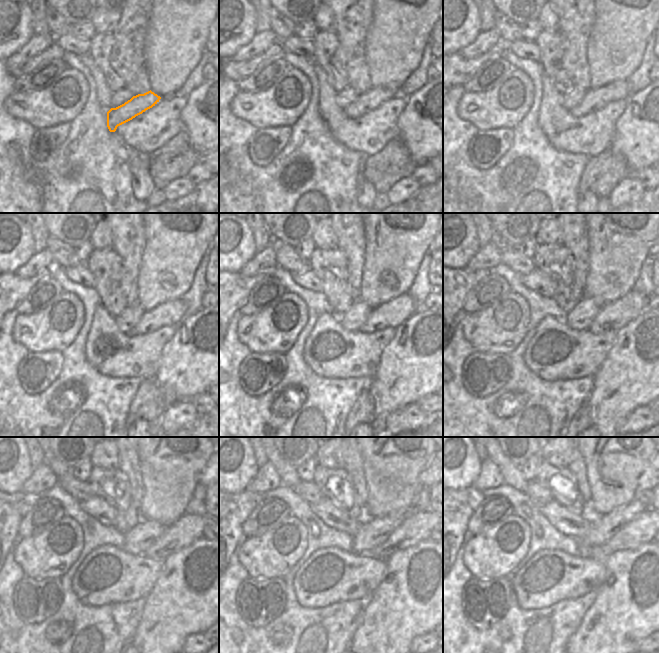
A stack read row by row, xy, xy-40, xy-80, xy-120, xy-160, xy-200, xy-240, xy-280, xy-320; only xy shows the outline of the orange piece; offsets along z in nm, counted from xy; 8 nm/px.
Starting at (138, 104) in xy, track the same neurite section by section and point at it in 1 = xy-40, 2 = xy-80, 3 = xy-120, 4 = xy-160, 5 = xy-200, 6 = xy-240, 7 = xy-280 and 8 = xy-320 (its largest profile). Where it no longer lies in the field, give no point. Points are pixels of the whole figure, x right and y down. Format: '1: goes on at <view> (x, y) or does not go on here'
1: goes on at xy-40 (373, 98)
2: goes on at xy-80 (594, 99)
3: goes on at xy-120 (170, 313)
4: goes on at xy-160 (392, 314)
5: goes on at xy-200 (612, 317)
6: goes on at xy-240 (189, 528)
7: goes on at xy-280 (417, 526)
8: goes on at xy-320 (642, 529)

